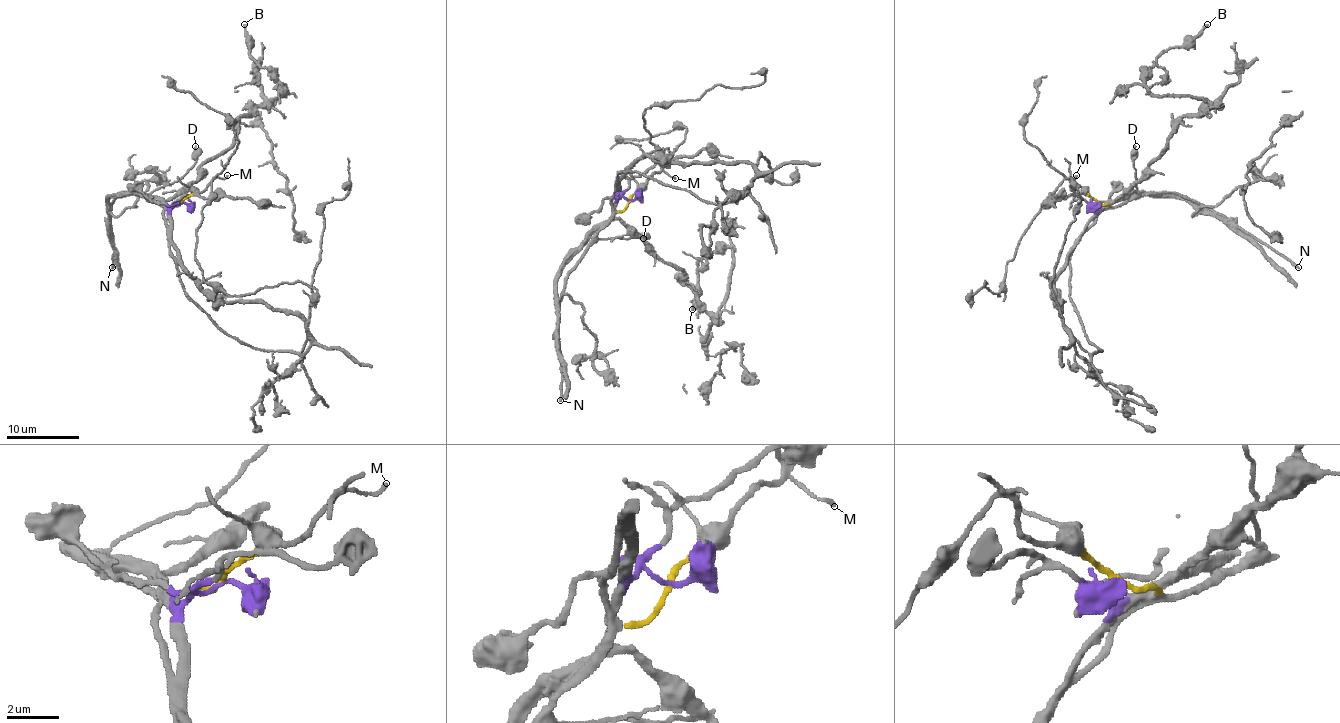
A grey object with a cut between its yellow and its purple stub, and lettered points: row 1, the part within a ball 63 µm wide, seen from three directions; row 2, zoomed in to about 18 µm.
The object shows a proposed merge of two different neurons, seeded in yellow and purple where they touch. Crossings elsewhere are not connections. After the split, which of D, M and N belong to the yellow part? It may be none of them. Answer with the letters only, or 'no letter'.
D, M, N

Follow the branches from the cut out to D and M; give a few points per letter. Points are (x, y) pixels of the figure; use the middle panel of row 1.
D: (630, 201), (597, 237), (643, 237)
M: (630, 201), (654, 173), (663, 172), (676, 179)

